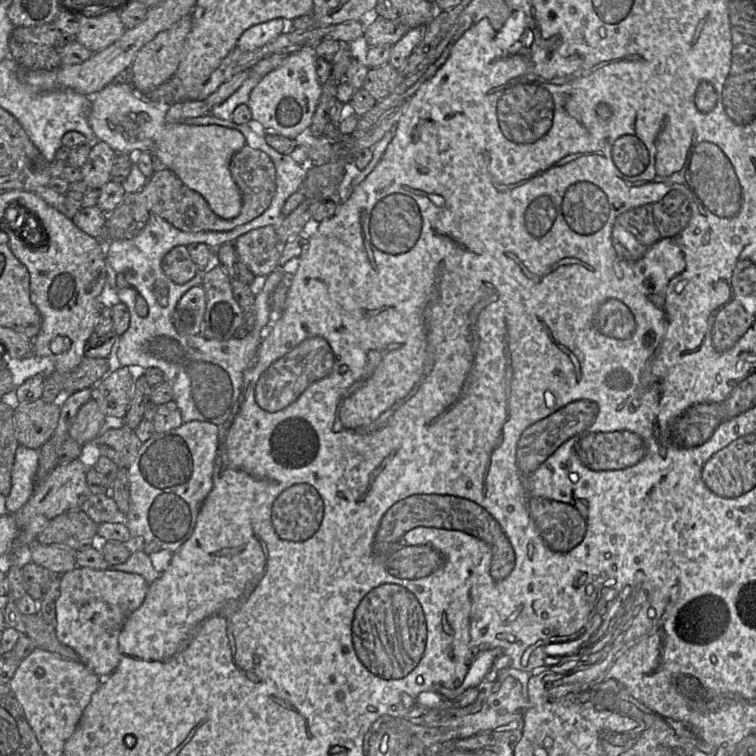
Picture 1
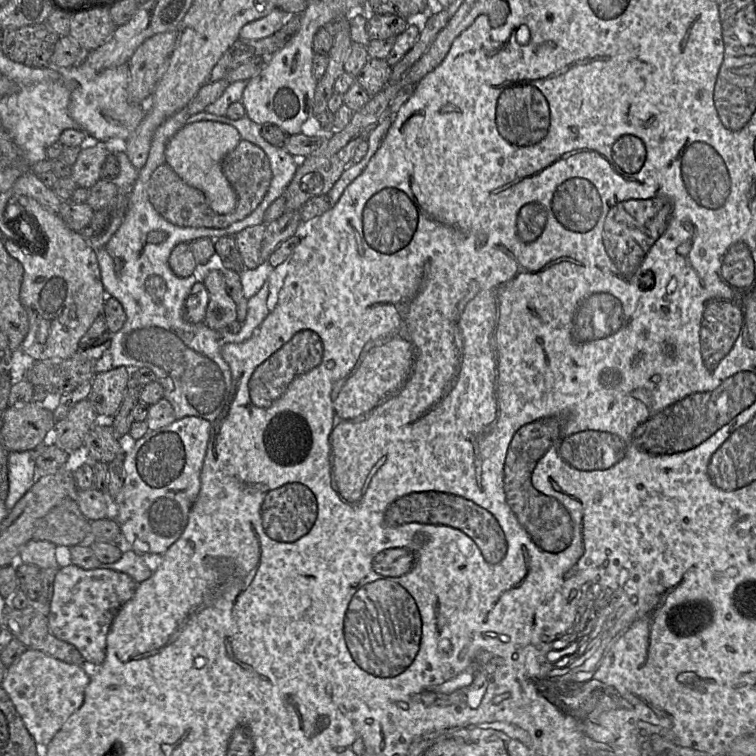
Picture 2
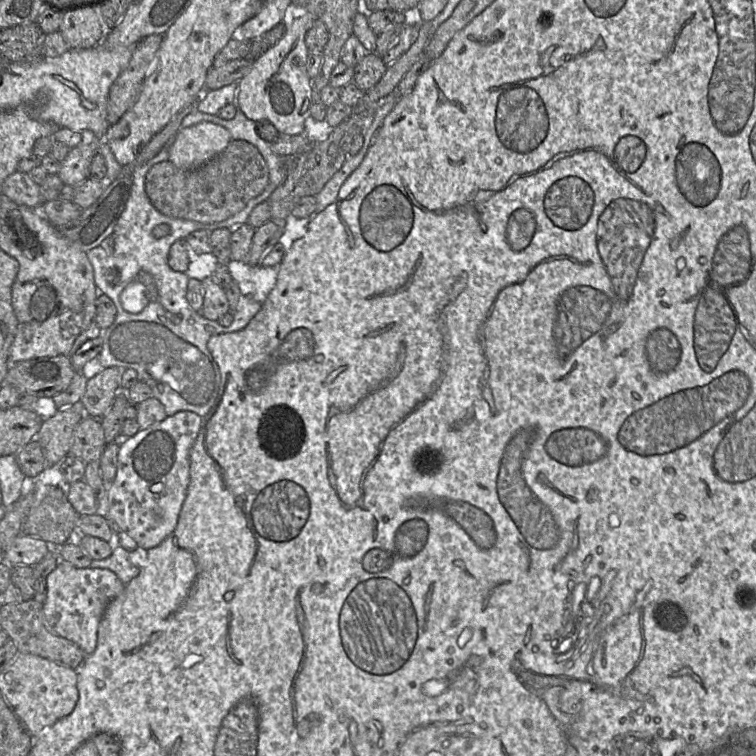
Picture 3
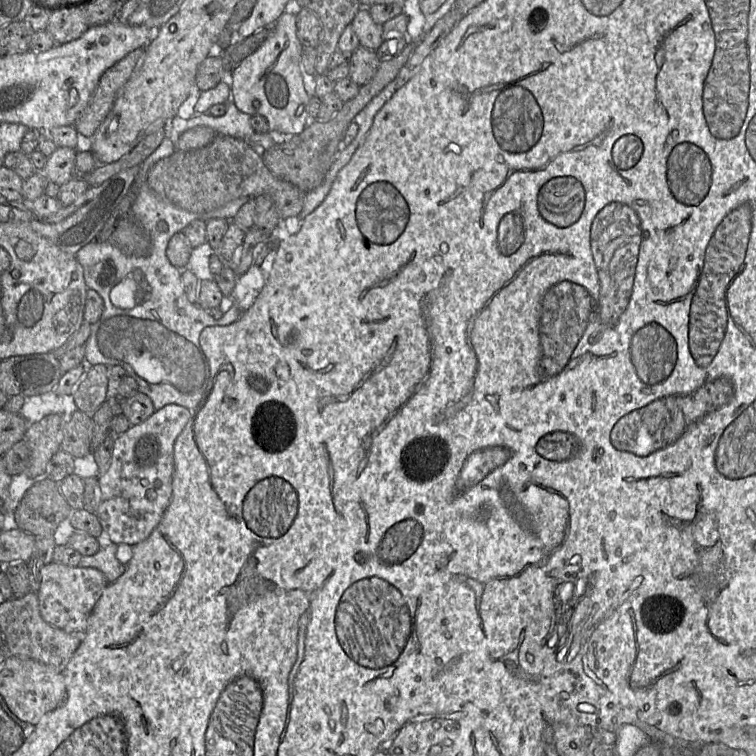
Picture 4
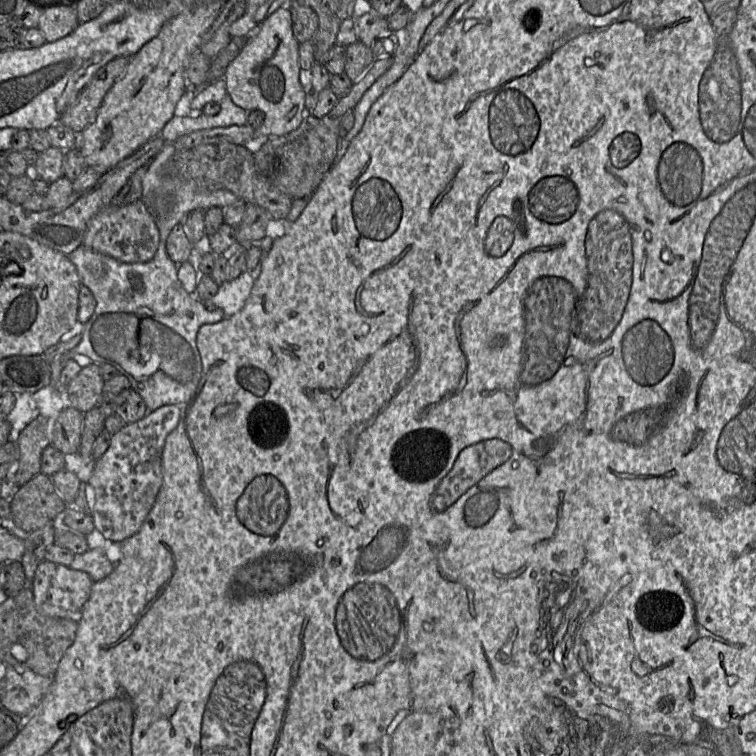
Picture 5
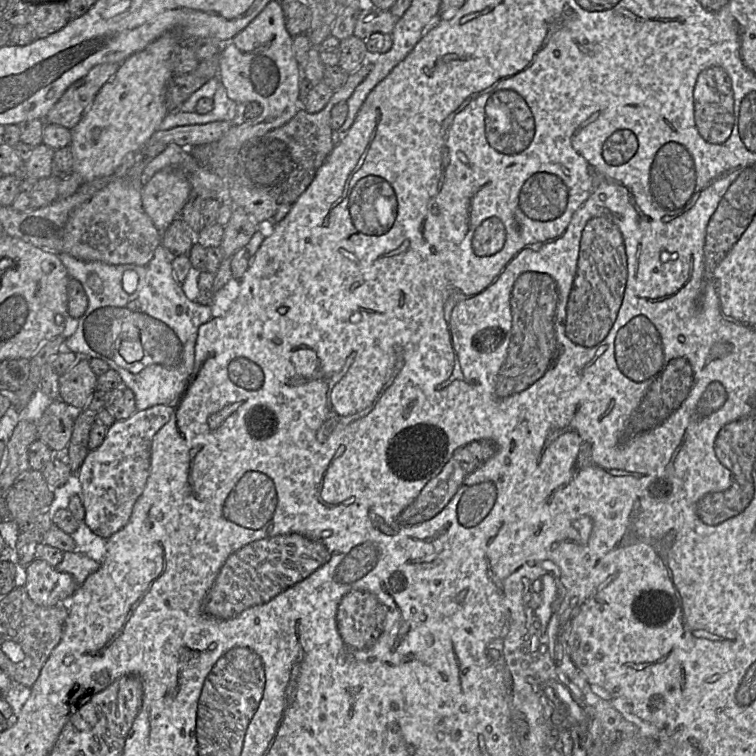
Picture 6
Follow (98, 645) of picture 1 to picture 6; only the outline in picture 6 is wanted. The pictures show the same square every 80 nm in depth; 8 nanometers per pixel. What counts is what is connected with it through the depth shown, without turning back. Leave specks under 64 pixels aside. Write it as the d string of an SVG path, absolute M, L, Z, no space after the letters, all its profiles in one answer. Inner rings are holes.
M34 559L24 571L24 588L32 601L40 606L66 605L78 587L70 574L59 572L44 560Z

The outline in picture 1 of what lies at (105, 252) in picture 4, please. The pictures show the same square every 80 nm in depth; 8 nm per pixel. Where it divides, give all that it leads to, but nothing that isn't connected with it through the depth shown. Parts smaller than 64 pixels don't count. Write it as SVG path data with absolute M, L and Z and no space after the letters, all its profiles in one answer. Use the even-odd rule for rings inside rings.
M207 114L199 117L187 118L183 121L187 125L210 125L216 124L227 128L232 128L240 131L246 139L246 144L250 147L264 151L273 161L276 169L276 192L272 199L270 206L258 217L250 222L238 226L229 231L200 231L200 232L184 232L175 228L173 225L162 219L158 215L151 213L147 224L141 232L131 239L110 240L108 242L108 252L106 255L106 270L107 283L117 291L117 294L122 303L124 303L130 312L130 324L126 332L119 336L117 343L116 356L120 367L139 366L143 369L159 368L164 376L165 381L171 386L173 390L173 401L178 406L183 423L193 420L205 421L222 425L229 417L235 403L237 402L243 385L244 385L244 371L248 368L249 363L257 354L259 346L262 342L261 329L268 323L270 313L270 298L277 286L284 276L282 266L278 266L266 278L265 284L258 295L255 296L254 311L256 314L254 329L243 339L232 337L228 340L210 340L201 335L184 336L180 335L173 325L173 314L178 301L190 289L190 286L198 284L201 278L201 271L185 284L176 284L170 280L163 272L161 262L163 257L175 246L188 246L192 243L204 243L211 248L217 248L223 243L233 242L235 240L256 228L272 225L279 226L285 216L282 214L282 208L285 201L295 192L306 176L306 171L291 157L291 155L281 154L267 144L264 133L265 129L260 127L260 124L254 120L246 124L237 124L231 120L225 120ZM117 273L122 274L130 287L118 288L116 284ZM139 294L148 305L148 313L142 317L136 311L136 296Z

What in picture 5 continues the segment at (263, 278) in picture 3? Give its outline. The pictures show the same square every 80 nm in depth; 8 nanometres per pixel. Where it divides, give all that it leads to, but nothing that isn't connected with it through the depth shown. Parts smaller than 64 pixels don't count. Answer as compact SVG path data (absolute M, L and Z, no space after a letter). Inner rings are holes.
M261 263L253 271L245 271L238 278L219 286L217 294L211 299L226 317L238 313L249 299L253 285L261 273Z

